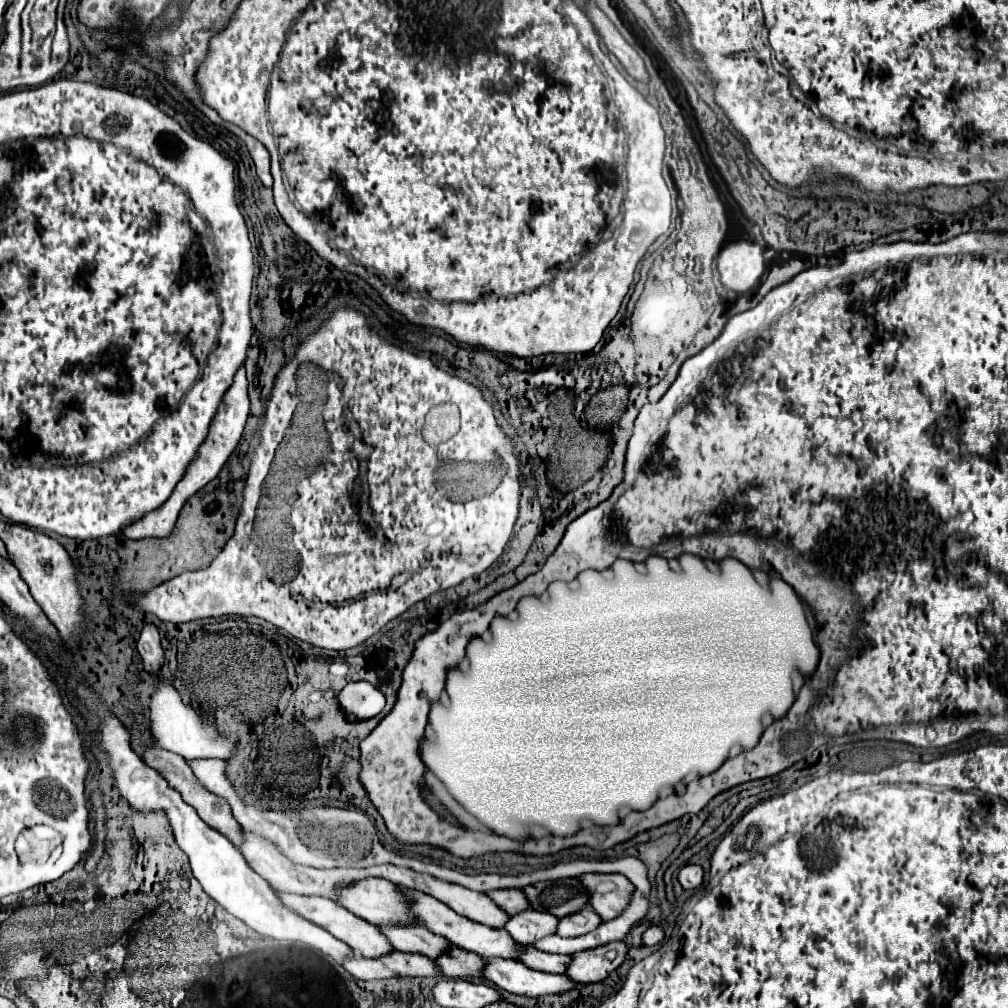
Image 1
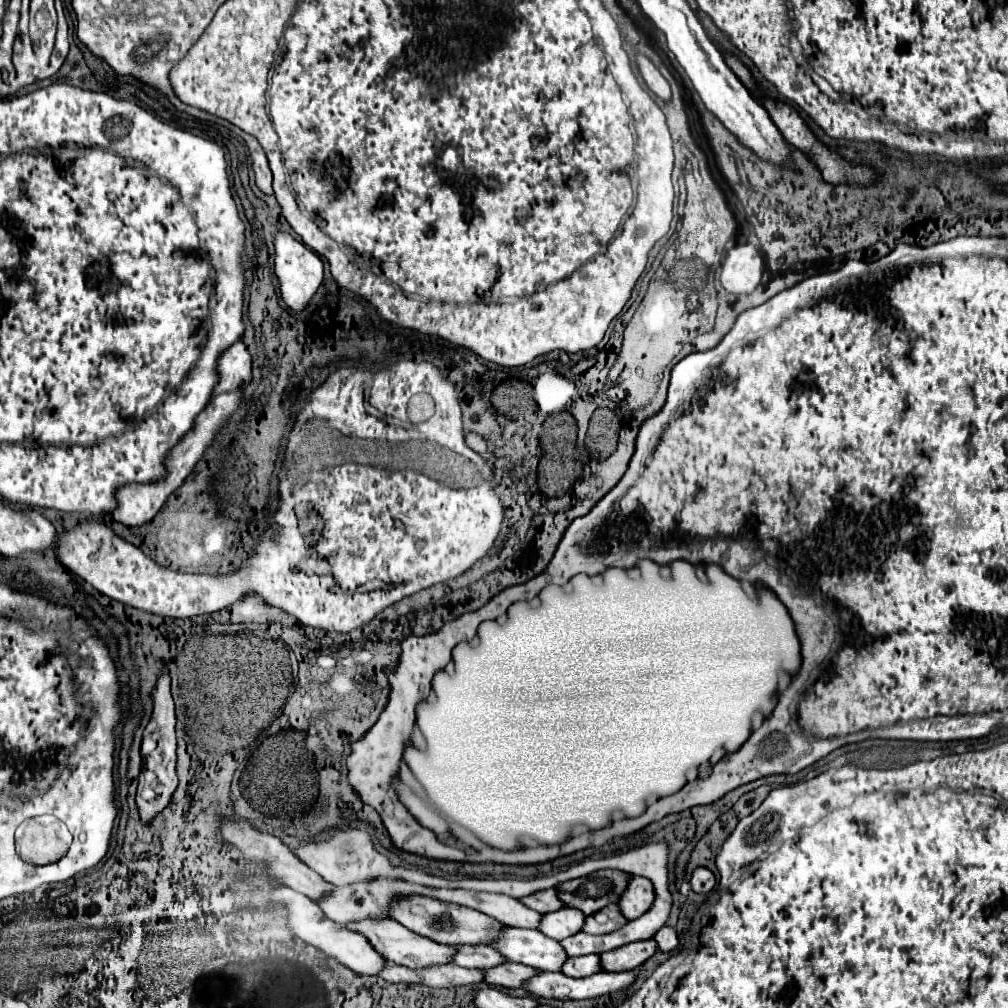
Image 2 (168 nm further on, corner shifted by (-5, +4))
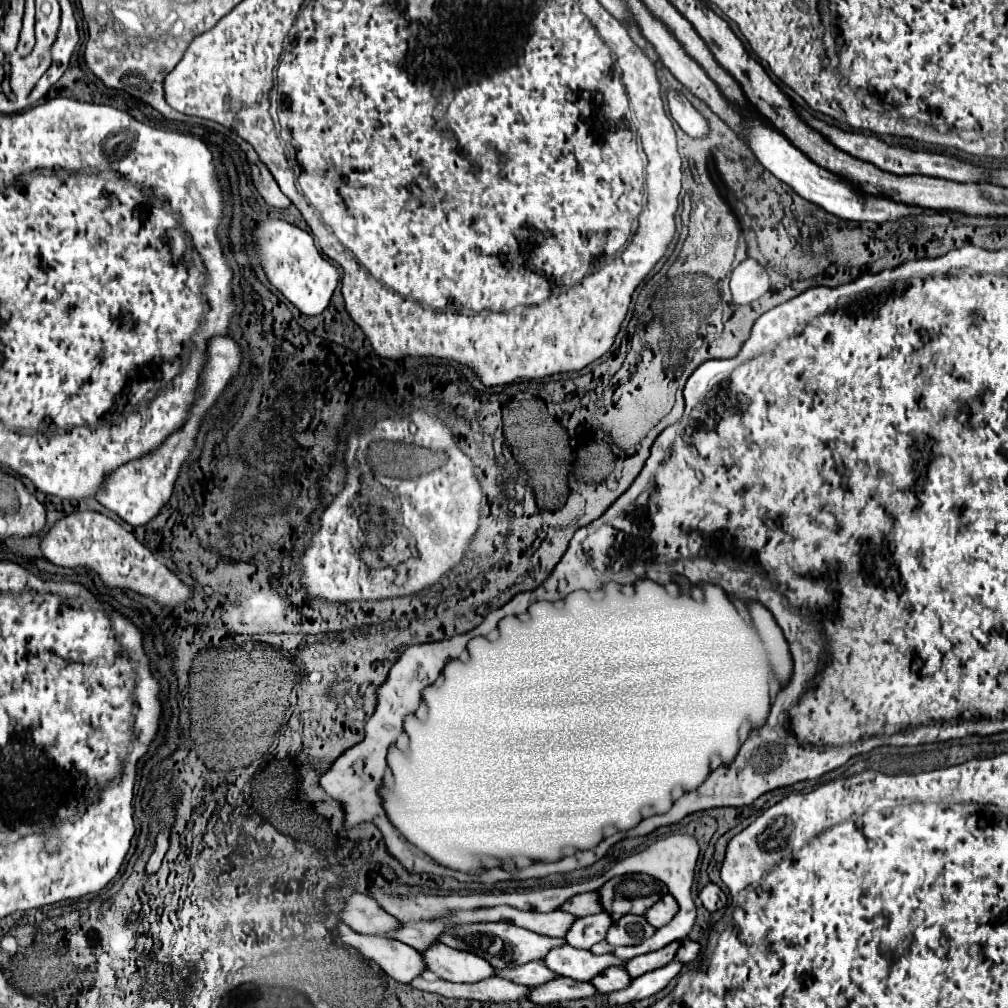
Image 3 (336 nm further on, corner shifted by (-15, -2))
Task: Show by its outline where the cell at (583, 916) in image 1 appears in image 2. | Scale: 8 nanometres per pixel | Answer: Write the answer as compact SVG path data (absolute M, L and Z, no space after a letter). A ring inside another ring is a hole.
M606 906L606 908L602 908L602 912L588 916L582 930L586 934L610 934L610 932L622 928L624 924L628 924L628 920L622 916L620 908L618 906Z

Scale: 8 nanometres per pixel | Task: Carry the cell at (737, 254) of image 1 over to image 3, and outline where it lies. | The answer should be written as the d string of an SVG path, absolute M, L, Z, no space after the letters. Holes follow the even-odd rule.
M746 258L732 270L730 290L732 300L736 304L750 304L760 296L764 296L768 288L770 288L768 272L754 258Z

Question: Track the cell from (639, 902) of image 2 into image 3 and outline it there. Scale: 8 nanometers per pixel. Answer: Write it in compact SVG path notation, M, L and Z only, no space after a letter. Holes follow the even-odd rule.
M666 894L666 896L662 896L662 898L644 914L644 918L646 918L648 924L652 924L654 928L662 928L664 924L668 924L668 922L674 918L676 910L678 910L676 900L674 900L670 894Z

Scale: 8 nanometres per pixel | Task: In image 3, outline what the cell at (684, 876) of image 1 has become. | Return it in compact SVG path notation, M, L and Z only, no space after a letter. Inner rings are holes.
M706 884L700 892L700 900L702 900L702 906L710 912L714 910L720 910L724 904L726 904L726 894L720 890L720 886L716 884Z

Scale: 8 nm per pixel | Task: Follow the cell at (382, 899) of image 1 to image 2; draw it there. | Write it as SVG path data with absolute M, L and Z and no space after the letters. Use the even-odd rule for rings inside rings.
M410 896L410 898L402 898L396 900L392 904L392 918L398 920L402 926L406 926L408 930L420 934L420 936L430 936L430 940L440 942L440 944L452 944L452 946L464 946L464 944L484 944L490 946L498 940L500 932L502 932L502 922L478 912L478 910L470 910L466 906L460 904L450 904L450 902L440 902L440 900L432 900L432 898L424 898L424 896Z

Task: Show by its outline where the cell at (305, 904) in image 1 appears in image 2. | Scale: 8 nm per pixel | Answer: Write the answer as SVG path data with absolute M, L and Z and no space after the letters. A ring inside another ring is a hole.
M362 920L362 922L346 924L346 926L356 930L356 932L362 932L372 942L372 946L378 952L382 952L382 956L388 962L402 964L406 968L428 968L428 966L440 966L440 964L454 962L454 954L456 954L454 946L438 944L438 942L434 942L430 938L424 938L416 932L408 932L408 928L404 928L396 920Z

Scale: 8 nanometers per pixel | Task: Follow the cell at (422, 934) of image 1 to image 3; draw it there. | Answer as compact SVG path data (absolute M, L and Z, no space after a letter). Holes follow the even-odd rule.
M526 962L522 966L514 966L514 968L502 968L502 970L494 970L496 976L500 978L508 978L516 984L524 984L524 986L536 986L540 982L548 982L548 978L556 978L558 974L552 974L552 970L548 970L542 962Z

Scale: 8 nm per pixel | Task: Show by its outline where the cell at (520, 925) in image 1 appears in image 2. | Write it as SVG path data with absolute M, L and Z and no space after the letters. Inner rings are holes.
M562 908L562 910L542 916L538 930L544 932L548 938L564 940L568 936L578 934L582 930L584 920L586 920L584 912L578 912L576 908Z

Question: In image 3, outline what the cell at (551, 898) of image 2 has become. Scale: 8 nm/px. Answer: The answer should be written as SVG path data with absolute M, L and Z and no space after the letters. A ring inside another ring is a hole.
M584 892L584 894L576 894L570 900L566 900L560 910L570 912L572 916L588 916L588 914L598 914L600 912L600 904L596 902L596 892Z

